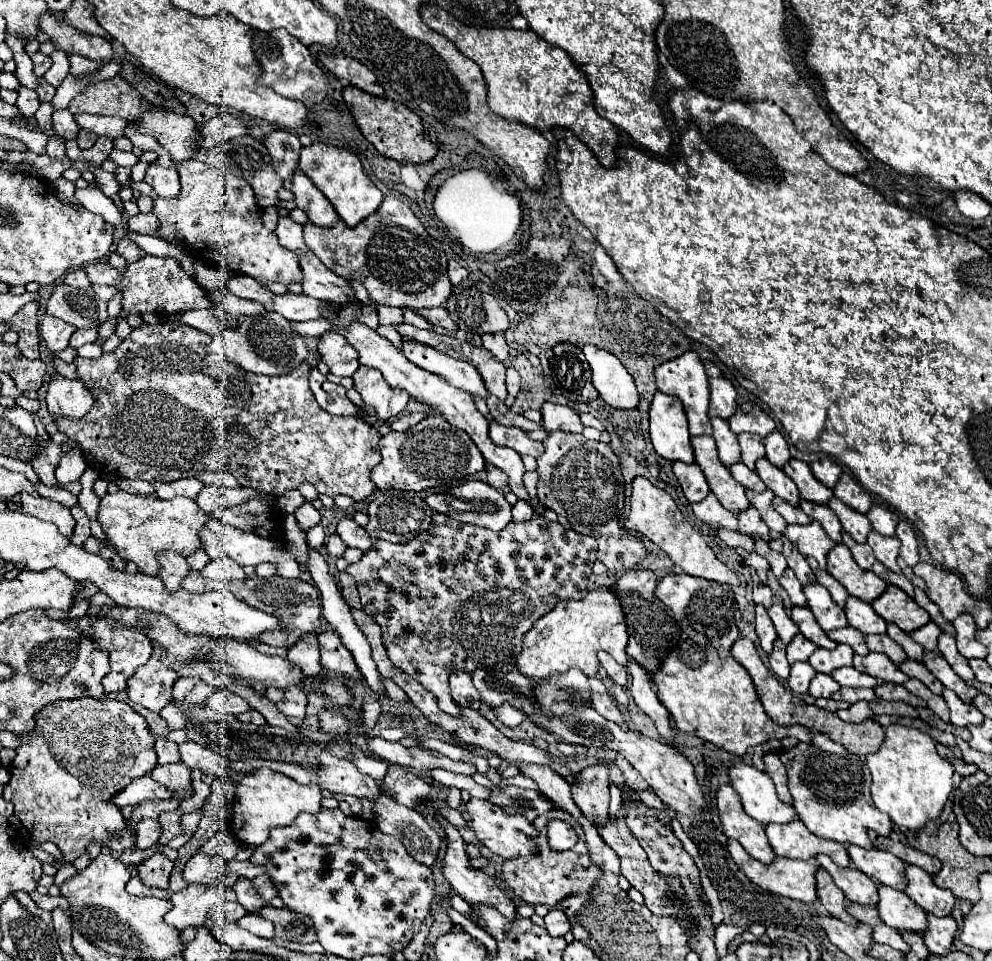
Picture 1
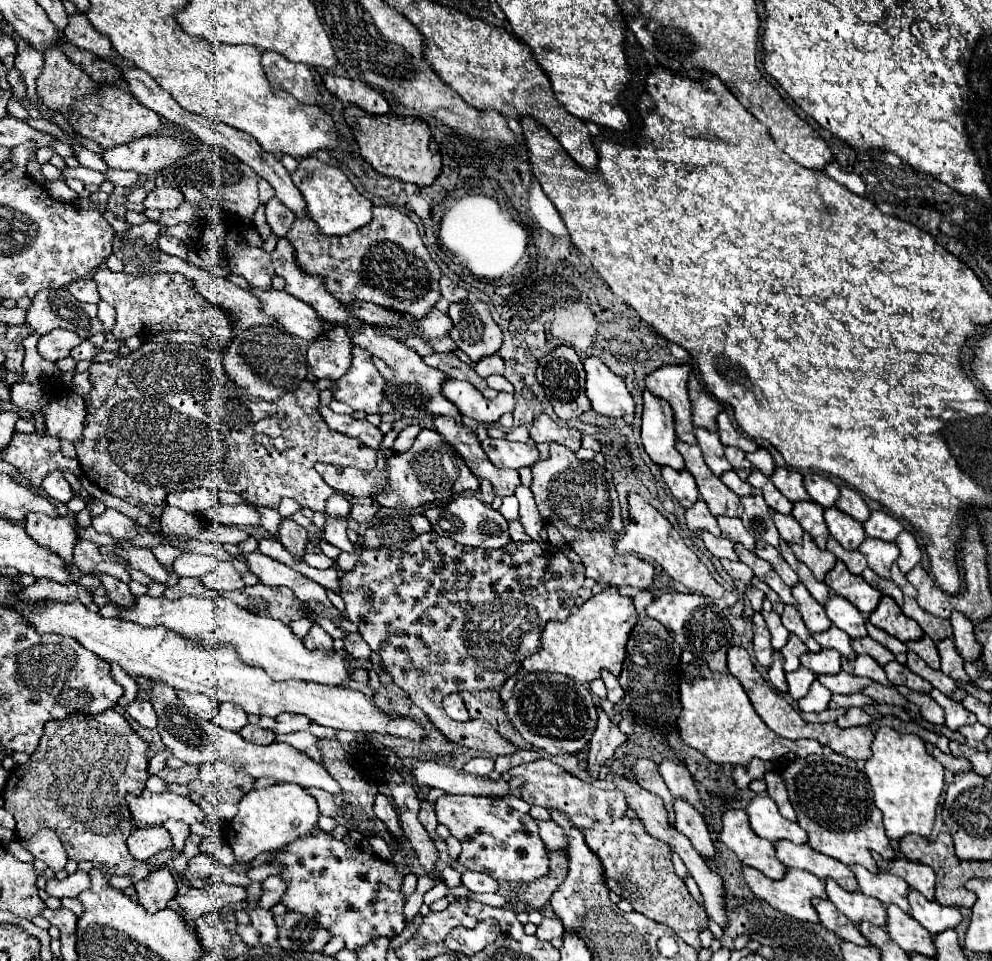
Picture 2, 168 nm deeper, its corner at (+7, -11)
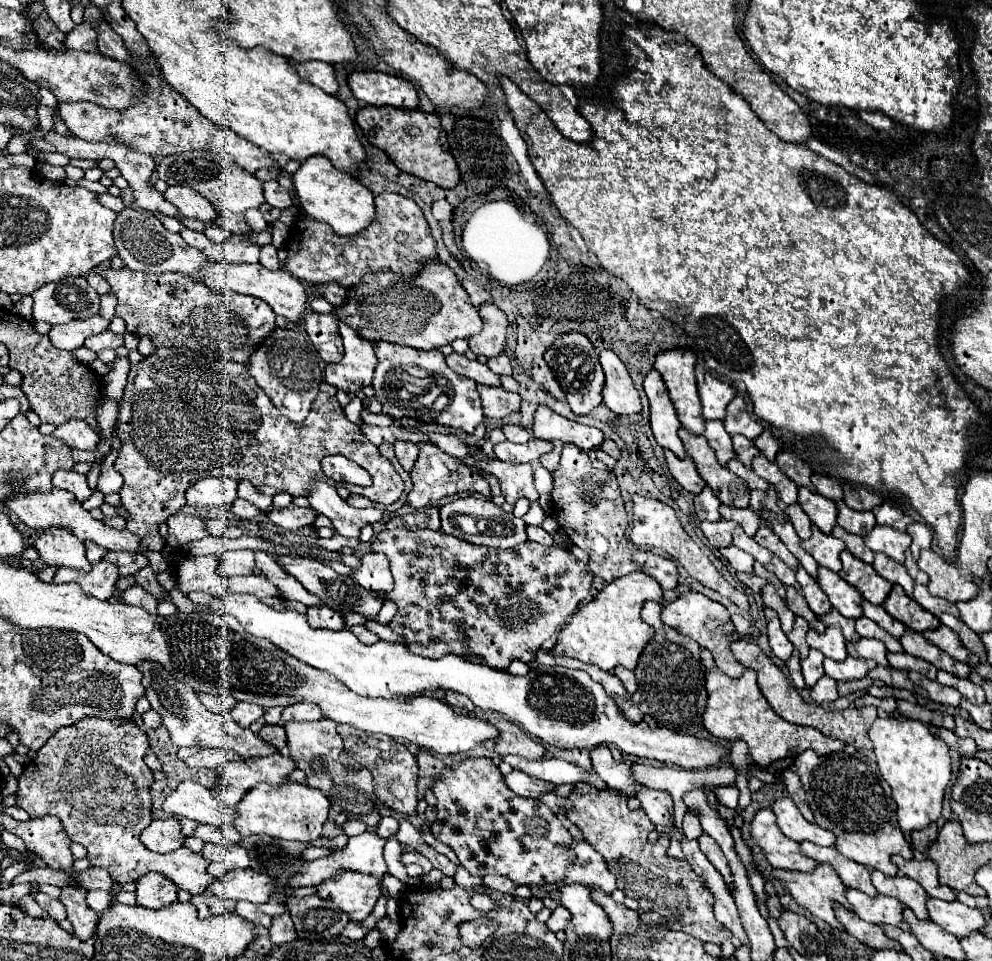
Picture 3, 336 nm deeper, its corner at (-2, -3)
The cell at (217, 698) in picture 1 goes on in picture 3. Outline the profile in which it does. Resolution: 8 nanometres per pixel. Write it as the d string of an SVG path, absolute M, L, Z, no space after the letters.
M238 702L232 714L234 714L234 722L236 722L236 724L240 724L242 728L248 728L252 722L256 722L256 720L264 714L264 708L260 708L258 704Z

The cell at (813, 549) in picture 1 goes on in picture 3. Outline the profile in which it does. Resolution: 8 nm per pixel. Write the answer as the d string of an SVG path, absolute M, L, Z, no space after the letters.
M812 526L812 538L802 542L802 548L814 556L814 560L820 566L830 568L832 572L840 572L842 562L840 562L840 552L846 548L846 544L832 534L820 532L816 526Z

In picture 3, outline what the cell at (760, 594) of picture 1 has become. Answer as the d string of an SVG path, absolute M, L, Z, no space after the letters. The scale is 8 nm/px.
M738 574L738 578L740 578L752 592L760 592L760 588L762 588L764 582L766 582L766 580L758 578L756 574L748 574L748 576L746 576L746 574Z

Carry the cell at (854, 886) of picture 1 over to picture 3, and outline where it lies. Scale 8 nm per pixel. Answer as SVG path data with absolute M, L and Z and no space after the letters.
M852 888L846 892L846 898L852 904L854 912L870 924L890 924L890 926L898 926L902 930L910 928L902 918L904 904L896 898L886 898L886 896L870 898L864 892L852 890Z

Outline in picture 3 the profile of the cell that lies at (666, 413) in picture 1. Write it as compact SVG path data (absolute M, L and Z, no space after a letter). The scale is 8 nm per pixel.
M650 370L646 374L646 380L644 380L644 390L646 390L646 396L650 400L650 416L652 416L652 432L654 432L654 438L656 442L662 446L662 448L668 448L672 450L676 456L684 458L686 452L684 452L684 446L682 446L682 440L678 438L678 428L680 428L680 422L678 422L678 416L674 412L674 406L670 402L670 396L668 396L668 390L662 382L662 376L658 370Z

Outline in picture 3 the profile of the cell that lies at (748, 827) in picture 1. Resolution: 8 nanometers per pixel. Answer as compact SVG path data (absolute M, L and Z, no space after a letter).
M760 810L754 816L750 828L754 842L766 852L766 858L774 868L800 870L800 872L812 872L816 868L818 862L804 856L800 852L800 844L786 838L780 832L772 810Z

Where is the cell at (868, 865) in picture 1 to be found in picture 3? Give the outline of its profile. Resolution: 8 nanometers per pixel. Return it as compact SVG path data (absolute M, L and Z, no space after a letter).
M872 870L872 884L878 890L878 894L882 896L892 896L896 900L900 900L902 904L906 904L908 908L912 908L912 912L920 918L920 920L928 920L928 910L926 910L926 900L928 894L924 892L924 888L914 882L908 876L884 876L878 870Z

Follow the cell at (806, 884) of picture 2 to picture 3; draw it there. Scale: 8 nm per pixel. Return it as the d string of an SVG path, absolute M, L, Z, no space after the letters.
M818 864L814 872L796 872L796 870L774 870L774 878L784 882L794 900L810 910L814 916L822 918L836 930L844 930L844 926L834 916L834 902L850 908L846 900L846 886L836 876L836 870L830 864Z

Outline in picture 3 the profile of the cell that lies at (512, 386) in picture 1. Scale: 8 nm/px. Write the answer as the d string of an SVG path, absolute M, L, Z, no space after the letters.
M478 386L478 394L482 400L482 410L486 418L502 420L510 416L512 412L518 412L520 408L520 394L516 392L506 392L502 386L492 388L492 386Z

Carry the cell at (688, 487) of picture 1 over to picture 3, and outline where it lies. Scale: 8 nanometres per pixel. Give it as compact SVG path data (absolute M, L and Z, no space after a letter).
M664 450L664 454L666 454L666 462L668 462L668 468L670 468L670 474L678 480L678 484L684 488L684 490L688 490L688 492L692 492L692 494L700 494L702 492L702 488L706 486L706 482L700 478L700 474L696 472L696 466L694 466L694 462L692 462L692 458L678 458L674 452L670 452L670 450Z

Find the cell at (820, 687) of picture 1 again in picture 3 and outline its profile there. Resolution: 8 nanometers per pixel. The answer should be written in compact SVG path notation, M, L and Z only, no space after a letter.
M822 676L816 686L810 688L810 694L814 698L814 702L818 704L826 704L826 702L834 702L838 698L836 692L836 680L832 680L830 676Z

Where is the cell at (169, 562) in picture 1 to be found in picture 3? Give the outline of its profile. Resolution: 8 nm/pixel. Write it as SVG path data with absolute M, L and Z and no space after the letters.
M52 488L48 494L24 494L24 496L12 496L4 502L8 506L8 510L12 510L28 528L36 528L36 530L48 530L48 528L66 528L70 534L74 534L80 540L92 540L94 544L106 548L106 550L140 550L148 556L150 566L154 570L154 574L160 574L164 570L168 570L166 560L162 558L162 554L152 552L144 546L140 546L140 542L136 540L136 536L132 532L128 532L126 528L122 530L114 530L110 526L106 526L104 522L98 522L92 518L92 514L88 510L82 508L82 504L70 494L64 492L60 488Z

